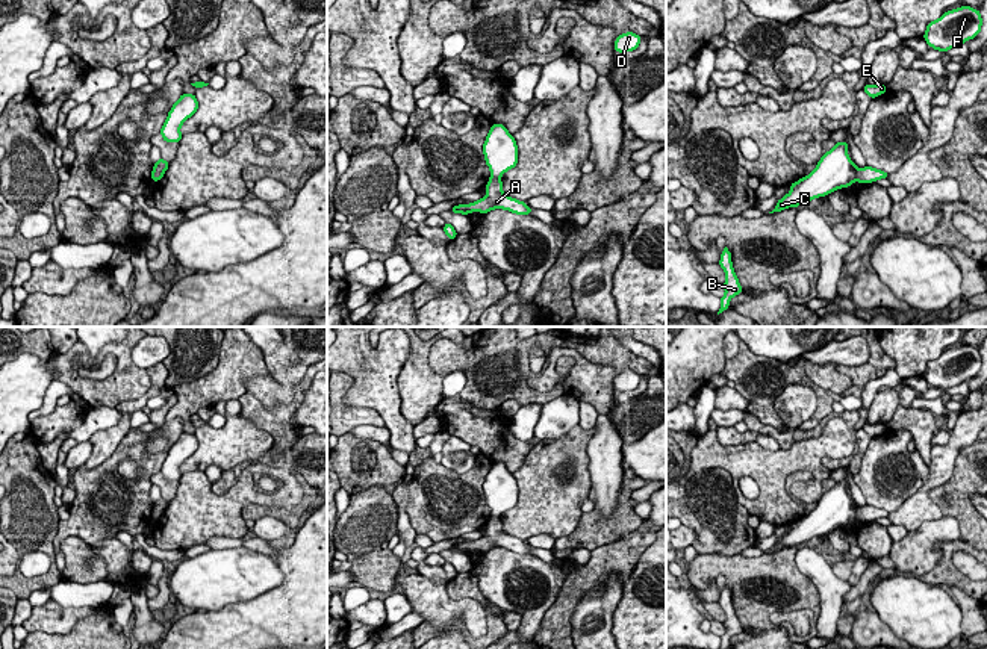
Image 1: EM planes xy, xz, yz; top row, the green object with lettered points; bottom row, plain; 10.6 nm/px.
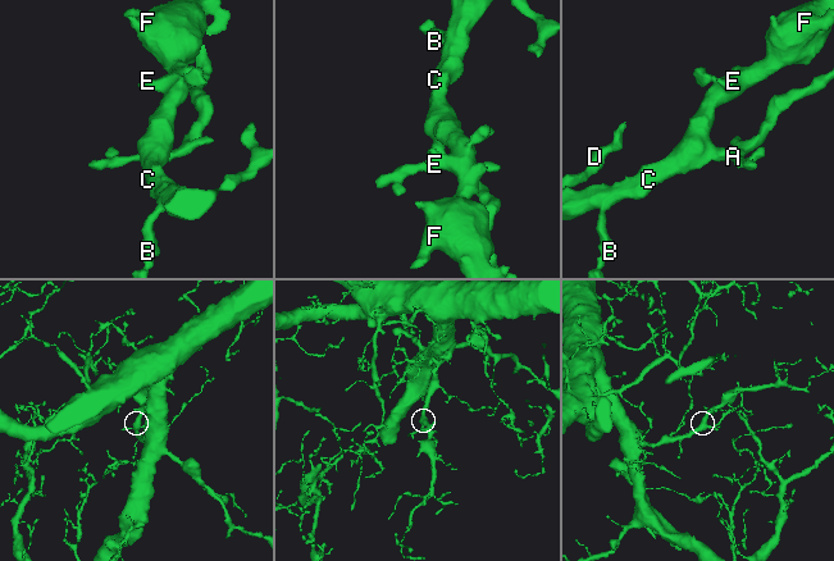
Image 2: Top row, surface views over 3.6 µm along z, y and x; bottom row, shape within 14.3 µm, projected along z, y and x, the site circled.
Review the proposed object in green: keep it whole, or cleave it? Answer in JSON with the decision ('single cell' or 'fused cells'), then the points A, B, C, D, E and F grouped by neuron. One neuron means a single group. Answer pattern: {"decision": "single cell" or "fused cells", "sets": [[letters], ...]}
{"decision": "single cell", "sets": [["A", "B", "C", "D", "E", "F"]]}

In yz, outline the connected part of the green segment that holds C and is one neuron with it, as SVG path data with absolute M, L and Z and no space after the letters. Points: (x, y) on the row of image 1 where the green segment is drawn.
M836 142L836 145L824 153L817 166L798 182L790 185L790 192L777 201L772 212L781 212L787 207L798 207L817 197L825 197L839 188L846 189L854 182L872 183L880 179L889 179L886 171L864 166L857 168L848 156L848 142Z

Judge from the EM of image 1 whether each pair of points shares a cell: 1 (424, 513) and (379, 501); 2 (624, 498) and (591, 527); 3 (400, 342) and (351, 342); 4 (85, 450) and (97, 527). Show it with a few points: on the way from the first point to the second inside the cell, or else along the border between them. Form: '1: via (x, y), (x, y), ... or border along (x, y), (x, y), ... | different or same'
1: border along (391, 493), (397, 506) | different
2: via (624, 509), (607, 527), (601, 527) | same
3: via (388, 353), (364, 353) | same
4: border along (82, 466), (74, 471) | different

